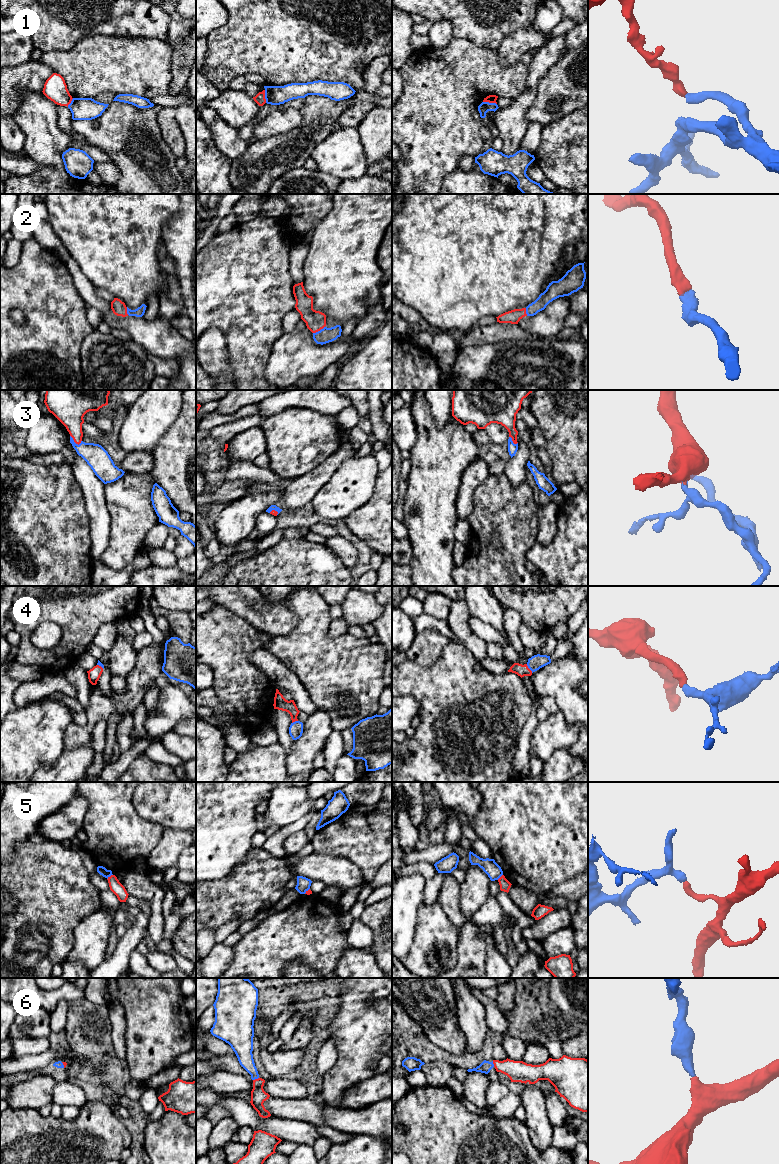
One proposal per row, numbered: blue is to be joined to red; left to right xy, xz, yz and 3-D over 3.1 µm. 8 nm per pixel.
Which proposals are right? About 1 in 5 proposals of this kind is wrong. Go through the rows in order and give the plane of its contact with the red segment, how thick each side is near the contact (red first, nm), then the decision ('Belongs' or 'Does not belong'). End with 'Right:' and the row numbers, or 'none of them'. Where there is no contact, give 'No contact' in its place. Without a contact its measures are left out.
1: Touches red in yz. Thickness 60 nm (red) against 90 nm. Does not belong
2: Touches red in xz. Thickness 160 nm (red) against 120 nm. Belongs
3: Touches red in xy. Thickness 220 nm (red) against 180 nm. Belongs
4: Touches red in yz. Thickness 100 nm (red) against 120 nm. Belongs
5: Touches red in xy. Thickness 100 nm (red) against 70 nm. Does not belong
6: Touches red in xz. Thickness 120 nm (red) against 140 nm. Belongs
Right: 2, 3, 4, 6

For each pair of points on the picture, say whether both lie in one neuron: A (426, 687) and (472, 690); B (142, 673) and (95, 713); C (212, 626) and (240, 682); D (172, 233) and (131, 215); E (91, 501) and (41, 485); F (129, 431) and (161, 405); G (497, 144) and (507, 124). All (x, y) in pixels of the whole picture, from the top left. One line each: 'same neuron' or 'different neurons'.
A: same neuron
B: same neuron
C: same neuron
D: different neurons
E: different neurons
F: same neuron
G: different neurons

